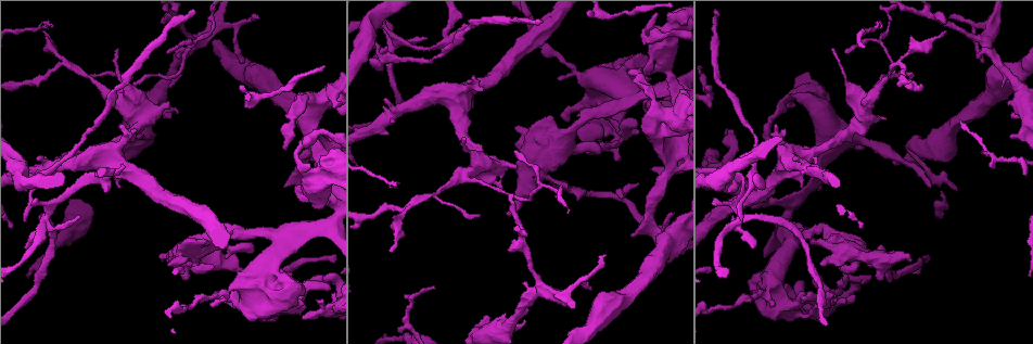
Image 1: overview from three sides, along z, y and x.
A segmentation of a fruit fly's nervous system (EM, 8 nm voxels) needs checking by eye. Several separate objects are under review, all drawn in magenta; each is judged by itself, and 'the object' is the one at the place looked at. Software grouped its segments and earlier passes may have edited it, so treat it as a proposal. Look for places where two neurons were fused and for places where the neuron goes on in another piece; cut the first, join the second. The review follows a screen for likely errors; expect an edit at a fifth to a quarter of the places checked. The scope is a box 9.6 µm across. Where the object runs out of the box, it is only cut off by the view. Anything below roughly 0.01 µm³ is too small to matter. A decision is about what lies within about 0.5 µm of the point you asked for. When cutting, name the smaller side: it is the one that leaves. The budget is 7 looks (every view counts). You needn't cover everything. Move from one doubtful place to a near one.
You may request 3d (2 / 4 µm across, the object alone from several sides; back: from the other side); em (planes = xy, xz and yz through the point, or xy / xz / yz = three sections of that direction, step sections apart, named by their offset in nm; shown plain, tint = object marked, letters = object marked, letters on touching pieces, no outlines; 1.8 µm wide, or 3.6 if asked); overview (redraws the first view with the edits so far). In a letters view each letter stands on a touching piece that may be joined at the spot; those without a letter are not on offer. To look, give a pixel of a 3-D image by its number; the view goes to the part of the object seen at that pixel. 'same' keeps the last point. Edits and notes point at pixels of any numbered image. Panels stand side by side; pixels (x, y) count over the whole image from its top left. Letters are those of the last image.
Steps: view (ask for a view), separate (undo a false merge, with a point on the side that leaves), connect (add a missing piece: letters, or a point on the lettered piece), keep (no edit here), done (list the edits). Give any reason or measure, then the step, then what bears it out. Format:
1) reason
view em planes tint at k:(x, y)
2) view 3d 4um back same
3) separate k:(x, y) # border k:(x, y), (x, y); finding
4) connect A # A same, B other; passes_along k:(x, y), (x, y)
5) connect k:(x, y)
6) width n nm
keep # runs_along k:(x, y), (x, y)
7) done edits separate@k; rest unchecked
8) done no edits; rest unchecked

sudden change in width
view em xz step 8 tint at 1:(832, 309)

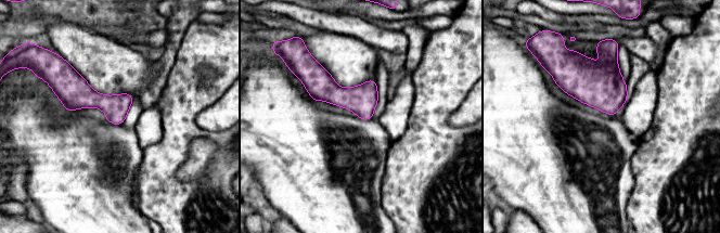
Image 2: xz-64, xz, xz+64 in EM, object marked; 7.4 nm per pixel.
view em planes letters same

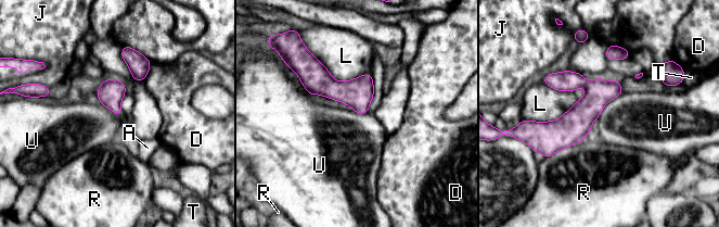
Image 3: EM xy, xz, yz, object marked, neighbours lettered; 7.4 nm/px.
width 190 nm
keep # A other, D other, J other, L other, R other, T other, U other; border 3:(623, 92), (611, 99), (595, 120); all the same neuron

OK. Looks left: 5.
arms run side by side
view 3d 4um at 1:(814, 104)

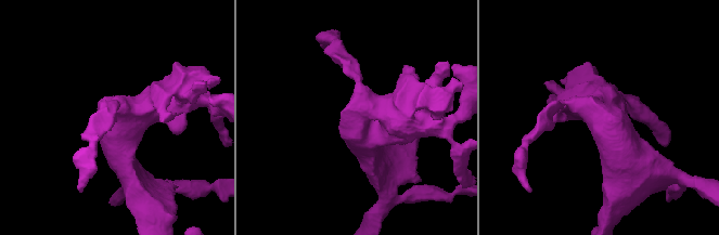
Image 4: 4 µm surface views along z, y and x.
shape alone is not enough
view em xy step 16 letters at 4:(119, 115)

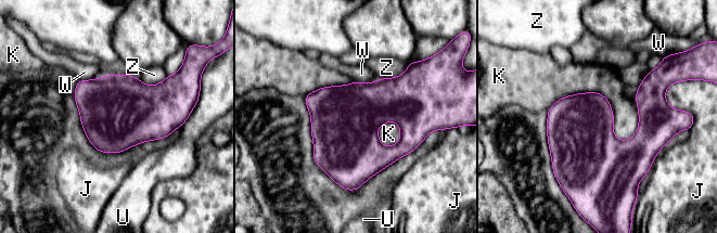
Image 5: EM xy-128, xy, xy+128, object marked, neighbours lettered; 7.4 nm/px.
keep # J other, K other, U other, W other, Z other; border 5:(547, 109), (639, 126); continuous, no second neuron

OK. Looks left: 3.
two arms in line, one across
view em planes letters at 1:(896, 62)

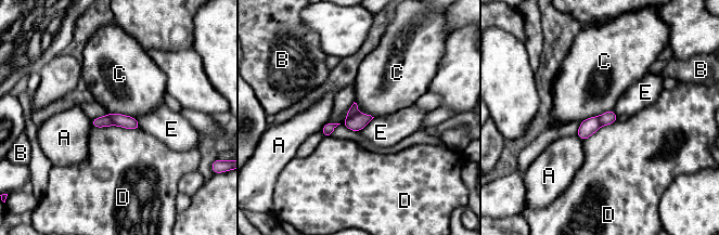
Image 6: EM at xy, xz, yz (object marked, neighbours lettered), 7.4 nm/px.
width 90 nm
separate 6:(106, 120) # A other, B other, C other, D other, E other; border 6:(107, 114), (114, 123); two neurons meet here

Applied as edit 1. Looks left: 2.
done edits separate@6; rest unchecked

